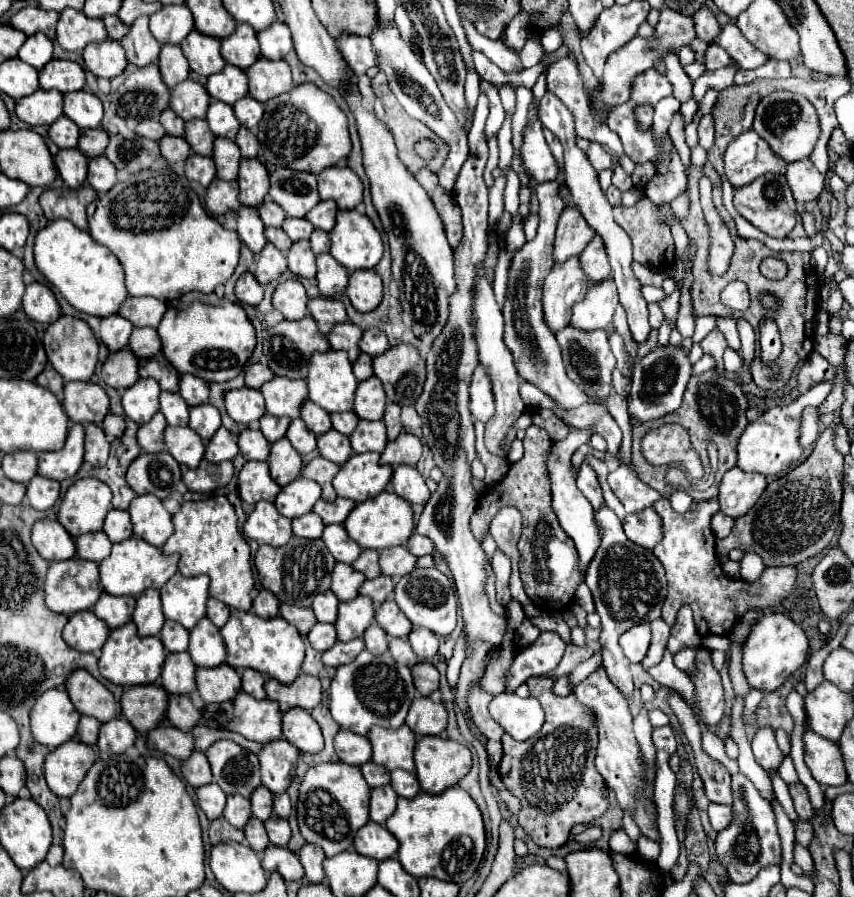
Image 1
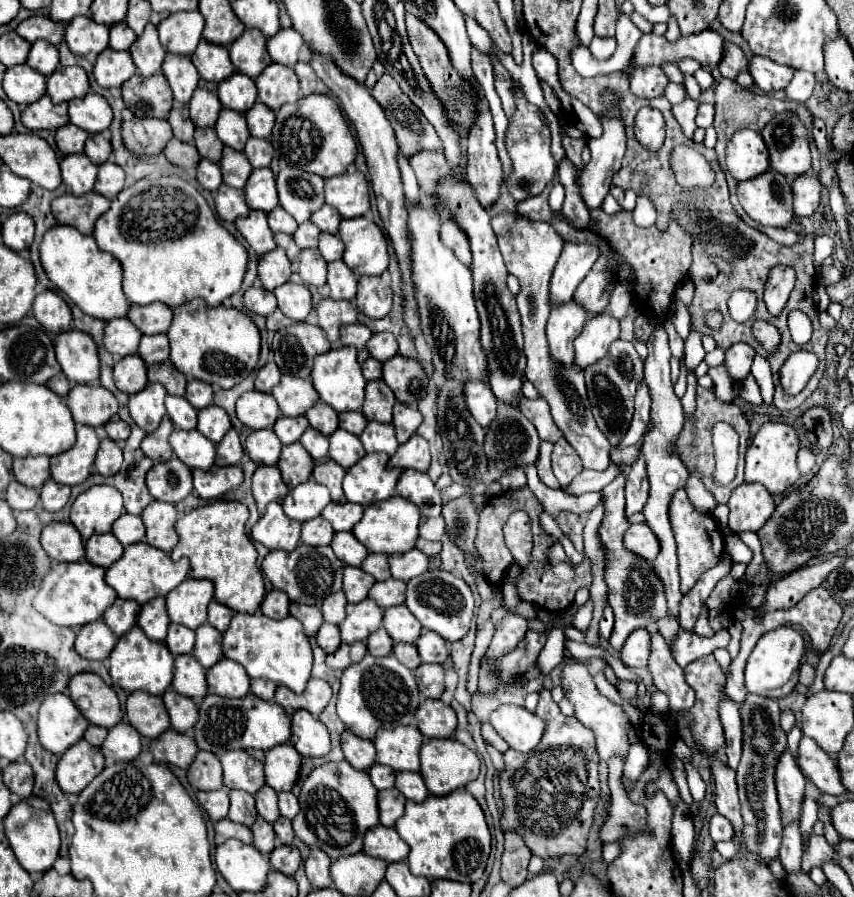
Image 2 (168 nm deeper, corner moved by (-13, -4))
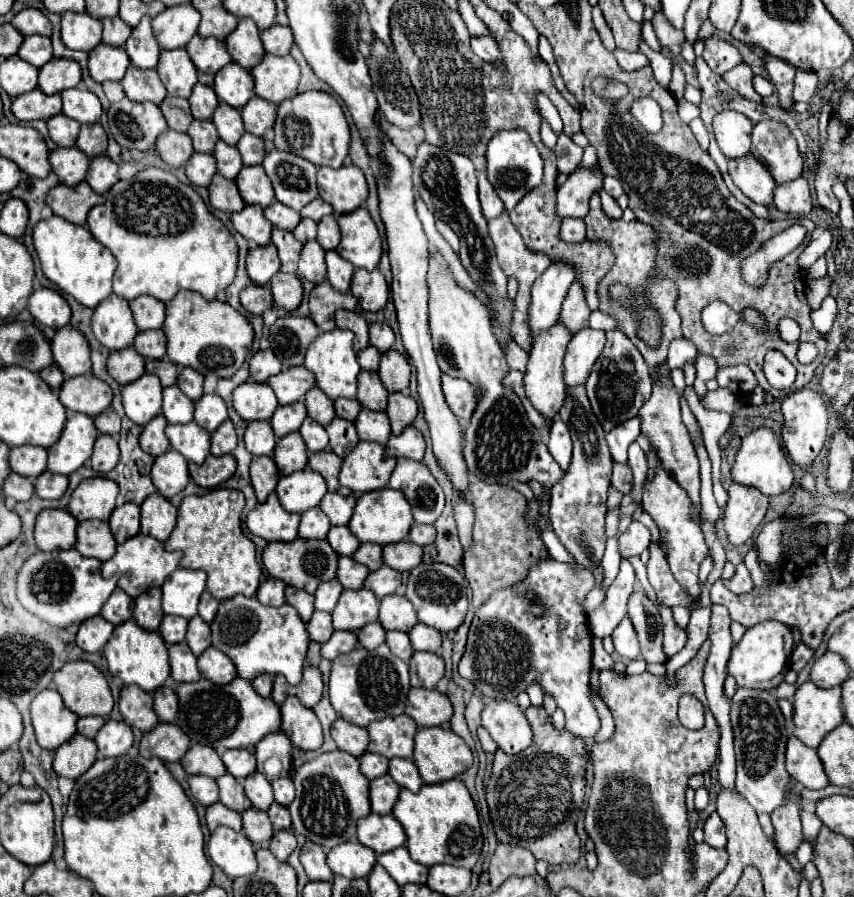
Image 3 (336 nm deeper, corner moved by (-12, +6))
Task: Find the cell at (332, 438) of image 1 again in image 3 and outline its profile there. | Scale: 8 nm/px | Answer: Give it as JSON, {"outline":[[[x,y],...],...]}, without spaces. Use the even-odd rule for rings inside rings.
{"outline":[[[340,417],[332,419],[332,423],[326,427],[326,433],[330,437],[330,447],[338,457],[346,457],[346,453],[350,453],[360,441],[354,423]]]}

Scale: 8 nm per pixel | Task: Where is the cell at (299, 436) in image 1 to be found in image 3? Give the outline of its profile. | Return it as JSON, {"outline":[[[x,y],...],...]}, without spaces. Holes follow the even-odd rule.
{"outline":[[[306,417],[306,421],[300,427],[300,435],[304,437],[304,443],[308,451],[324,451],[328,447],[328,435],[322,425],[318,425],[314,419]]]}

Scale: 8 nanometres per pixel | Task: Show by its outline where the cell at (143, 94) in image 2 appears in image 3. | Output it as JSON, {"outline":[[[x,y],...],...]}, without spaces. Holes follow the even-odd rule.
{"outline":[[[130,65],[122,79],[122,85],[124,85],[124,93],[130,101],[138,101],[138,103],[152,101],[152,103],[160,105],[166,97],[166,89],[164,89],[156,69],[138,69],[138,67]]]}

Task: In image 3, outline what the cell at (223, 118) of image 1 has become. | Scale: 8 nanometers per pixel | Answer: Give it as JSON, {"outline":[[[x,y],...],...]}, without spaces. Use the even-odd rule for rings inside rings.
{"outline":[[[220,103],[216,107],[212,123],[216,125],[216,129],[220,133],[220,139],[226,141],[228,145],[236,145],[240,141],[240,137],[246,133],[242,117],[240,117],[240,111],[230,107],[230,105],[226,105],[226,103]]]}

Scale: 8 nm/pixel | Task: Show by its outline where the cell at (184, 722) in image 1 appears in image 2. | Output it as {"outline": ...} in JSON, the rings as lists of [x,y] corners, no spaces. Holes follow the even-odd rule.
{"outline":[[[167,691],[163,695],[163,703],[169,713],[171,727],[175,731],[185,733],[187,729],[191,729],[195,725],[195,707],[197,705],[191,699],[187,699],[185,695],[179,695],[175,691]]]}

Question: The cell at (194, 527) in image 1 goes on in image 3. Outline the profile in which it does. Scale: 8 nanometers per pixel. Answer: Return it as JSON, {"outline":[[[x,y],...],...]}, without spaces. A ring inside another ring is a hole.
{"outline":[[[214,489],[204,495],[188,495],[178,507],[178,521],[164,543],[168,551],[184,551],[180,561],[186,569],[202,569],[208,573],[208,591],[224,601],[242,593],[246,597],[254,597],[262,569],[256,561],[254,543],[242,533],[240,513],[244,509],[244,495],[236,489]]]}

